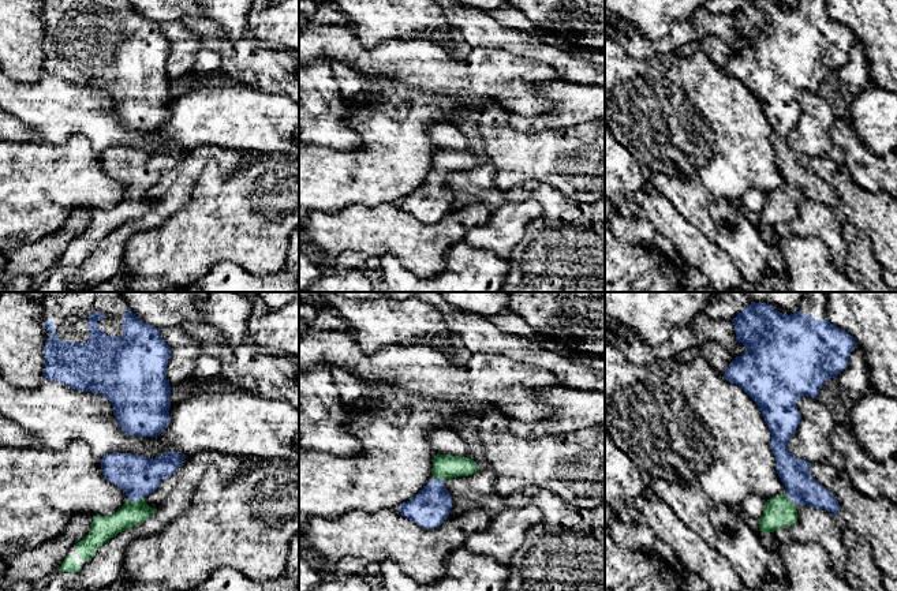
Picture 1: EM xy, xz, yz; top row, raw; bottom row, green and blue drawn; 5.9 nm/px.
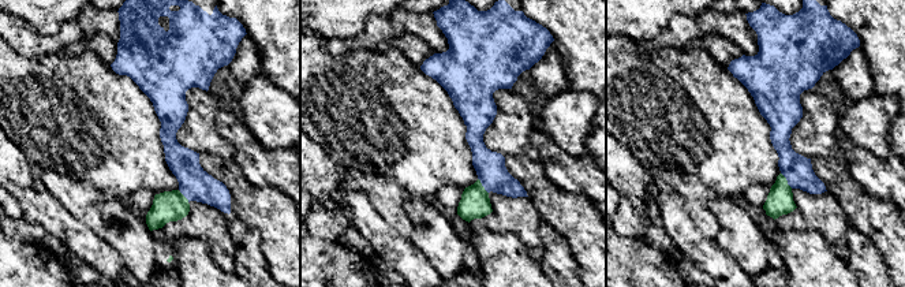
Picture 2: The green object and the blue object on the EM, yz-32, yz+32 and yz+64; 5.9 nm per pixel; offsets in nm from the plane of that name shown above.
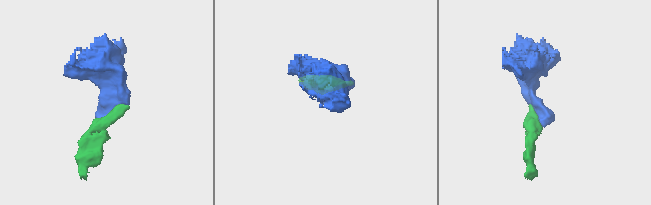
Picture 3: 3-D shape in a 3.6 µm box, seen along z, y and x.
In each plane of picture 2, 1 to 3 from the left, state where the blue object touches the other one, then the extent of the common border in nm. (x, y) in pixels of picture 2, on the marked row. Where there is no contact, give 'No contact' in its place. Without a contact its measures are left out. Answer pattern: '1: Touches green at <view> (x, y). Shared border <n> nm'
1: Touches green at yz-32 (184, 197). Shared border 90 nm
2: Touches green at yz+32 (482, 186). Shared border 110 nm
3: Touches green at yz+64 (786, 181). Shared border 120 nm

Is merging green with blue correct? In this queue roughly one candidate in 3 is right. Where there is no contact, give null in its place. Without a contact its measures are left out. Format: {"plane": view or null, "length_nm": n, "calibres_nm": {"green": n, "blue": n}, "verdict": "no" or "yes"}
{"plane": "xy", "length_nm": 100, "calibres_nm": {"green": 150, "blue": 240}, "verdict": "yes"}

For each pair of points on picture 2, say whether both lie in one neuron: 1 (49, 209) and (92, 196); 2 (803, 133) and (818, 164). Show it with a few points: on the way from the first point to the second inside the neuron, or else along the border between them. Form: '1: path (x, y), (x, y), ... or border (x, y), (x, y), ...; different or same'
1: border (47, 189), (82, 223); different
2: border (811, 157), (833, 157), (844, 163); different

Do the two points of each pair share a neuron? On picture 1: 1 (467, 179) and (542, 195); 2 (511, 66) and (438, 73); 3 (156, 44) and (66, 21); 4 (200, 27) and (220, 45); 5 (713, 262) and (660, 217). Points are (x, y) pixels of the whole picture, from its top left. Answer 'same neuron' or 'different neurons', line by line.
1: same neuron
2: same neuron
3: same neuron
4: same neuron
5: same neuron

